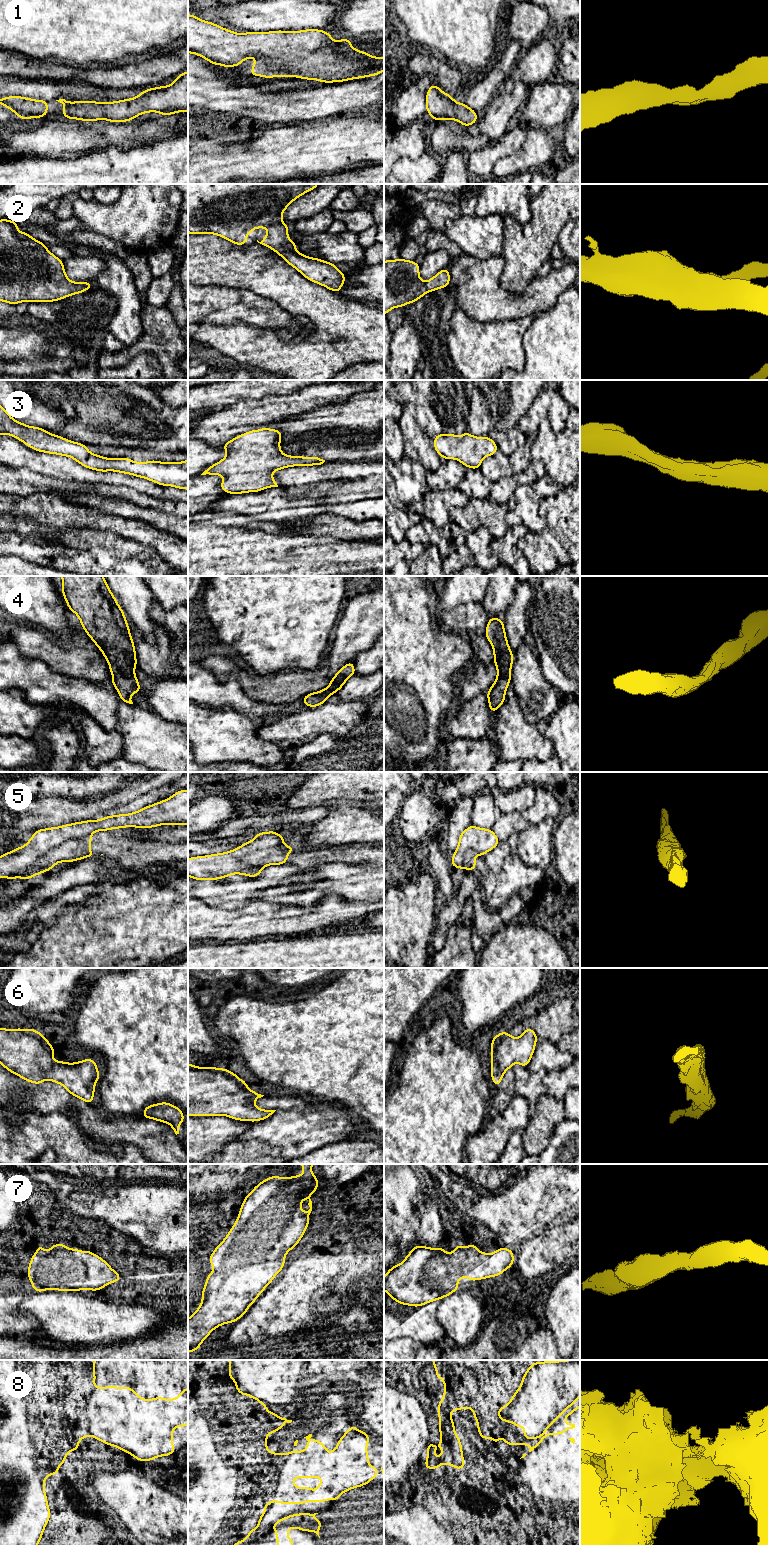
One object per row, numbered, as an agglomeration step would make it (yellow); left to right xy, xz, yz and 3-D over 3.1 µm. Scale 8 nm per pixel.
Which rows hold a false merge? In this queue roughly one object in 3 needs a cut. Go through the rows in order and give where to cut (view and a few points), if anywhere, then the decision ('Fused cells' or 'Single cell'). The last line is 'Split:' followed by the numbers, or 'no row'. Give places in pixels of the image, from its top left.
1: No split. Single cell
2: No split. Single cell
3: No split. Single cell
4: No split. Single cell
5: Split along xy (89, 835), (67, 840), (43, 854), (28, 868), (6, 876). Fused cells
6: No split. Single cell
7: No split. Single cell
8: Split along xy (94, 1379), (88, 1399), (79, 1409), (83, 1426), (77, 1443). Fused cells
Split: 5, 8

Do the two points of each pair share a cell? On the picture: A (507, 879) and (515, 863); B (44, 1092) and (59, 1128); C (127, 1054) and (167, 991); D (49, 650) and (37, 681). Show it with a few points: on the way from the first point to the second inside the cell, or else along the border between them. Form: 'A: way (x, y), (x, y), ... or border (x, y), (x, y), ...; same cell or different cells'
A: way (511, 875), (514, 872), (514, 867); same cell
B: border (29, 1107), (42, 1112), (61, 1112), (73, 1121); different cells
C: way (143, 1038), (156, 1025), (156, 1011), (159, 1007); same cell
D: border (22, 653), (64, 674); different cells

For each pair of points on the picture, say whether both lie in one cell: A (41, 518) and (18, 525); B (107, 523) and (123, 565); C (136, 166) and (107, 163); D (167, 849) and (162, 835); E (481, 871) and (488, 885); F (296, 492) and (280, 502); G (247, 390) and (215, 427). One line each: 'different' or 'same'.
A: different
B: different
C: same
D: different
E: same
F: different
G: different

